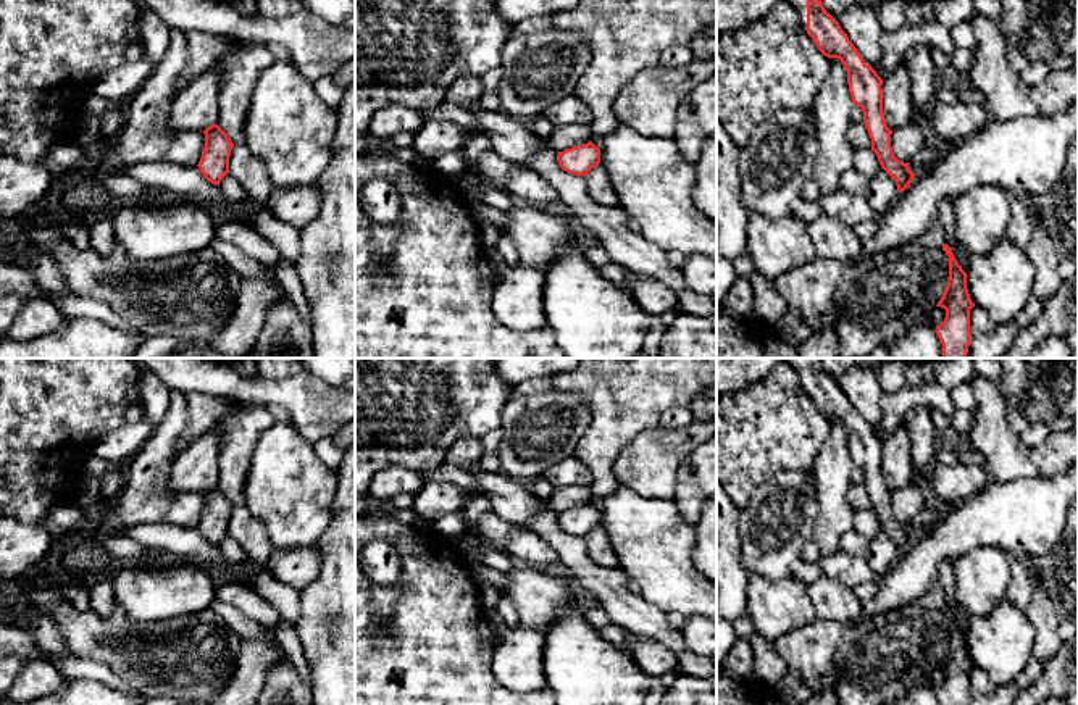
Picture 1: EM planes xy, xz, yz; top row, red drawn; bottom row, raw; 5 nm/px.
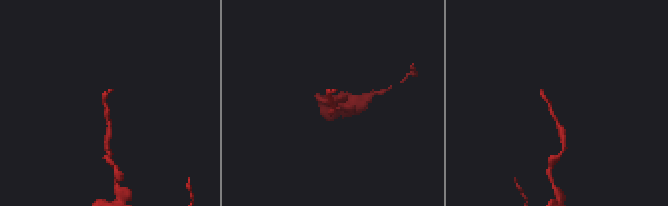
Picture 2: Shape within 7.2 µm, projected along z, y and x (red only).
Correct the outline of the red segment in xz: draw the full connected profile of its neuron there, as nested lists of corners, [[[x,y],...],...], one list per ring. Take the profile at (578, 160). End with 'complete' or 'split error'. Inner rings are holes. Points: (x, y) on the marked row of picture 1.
[[[589,140],[587,144],[558,152],[557,161],[563,171],[584,177],[600,163],[600,148]]] | complete

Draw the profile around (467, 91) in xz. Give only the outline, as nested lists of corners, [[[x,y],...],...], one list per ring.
[[[466,76],[452,84],[444,102],[457,106],[468,106],[478,102],[483,92],[481,76]]]

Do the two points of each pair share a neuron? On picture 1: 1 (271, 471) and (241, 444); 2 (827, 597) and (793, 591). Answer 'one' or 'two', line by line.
1: two
2: two

